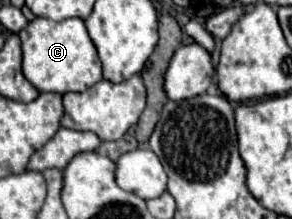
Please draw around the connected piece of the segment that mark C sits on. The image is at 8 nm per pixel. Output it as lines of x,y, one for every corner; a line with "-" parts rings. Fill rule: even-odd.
35,17
21,33
23,45
23,75
39,89
51,93
69,93
69,91
87,91
103,79
101,61
97,49
87,35
83,19
65,19
51,21
45,17

